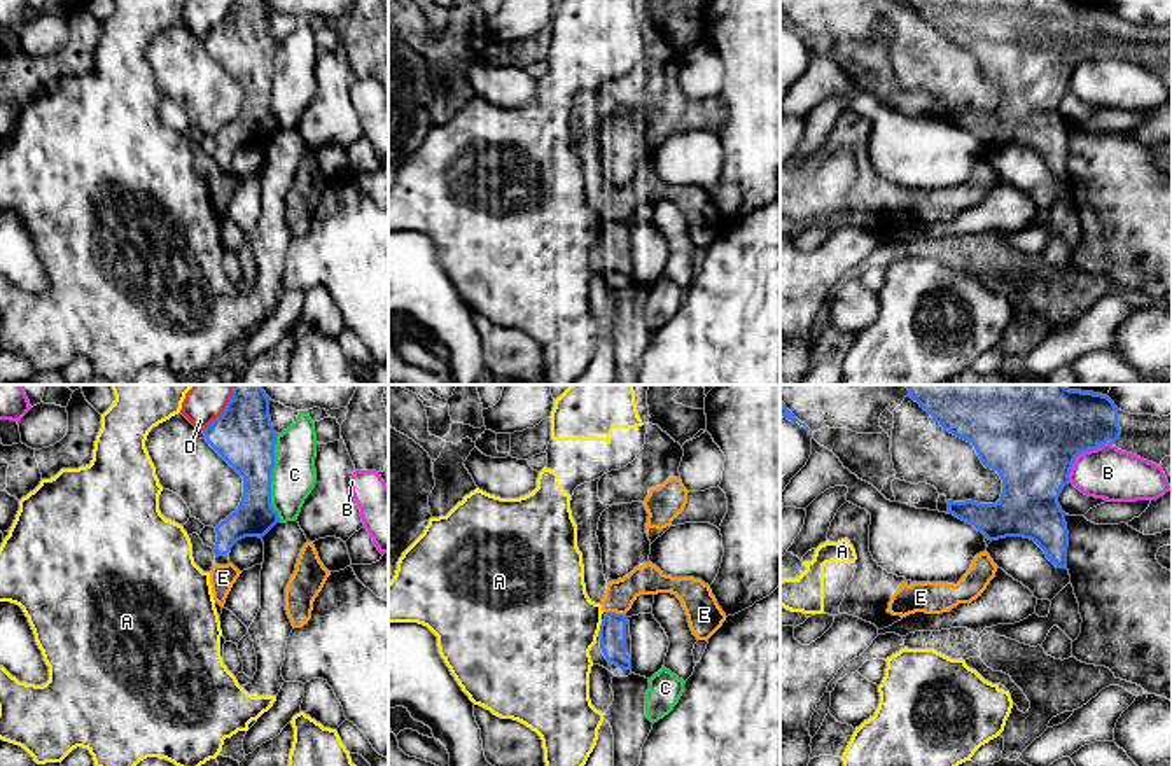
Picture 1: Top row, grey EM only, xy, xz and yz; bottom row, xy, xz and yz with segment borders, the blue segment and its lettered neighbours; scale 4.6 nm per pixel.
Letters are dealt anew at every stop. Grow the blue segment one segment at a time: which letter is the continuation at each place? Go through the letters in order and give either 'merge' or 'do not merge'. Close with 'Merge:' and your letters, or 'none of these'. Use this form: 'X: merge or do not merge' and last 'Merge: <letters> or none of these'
A: do not merge
B: do not merge
C: do not merge
D: do not merge
E: do not merge
Merge: none of these

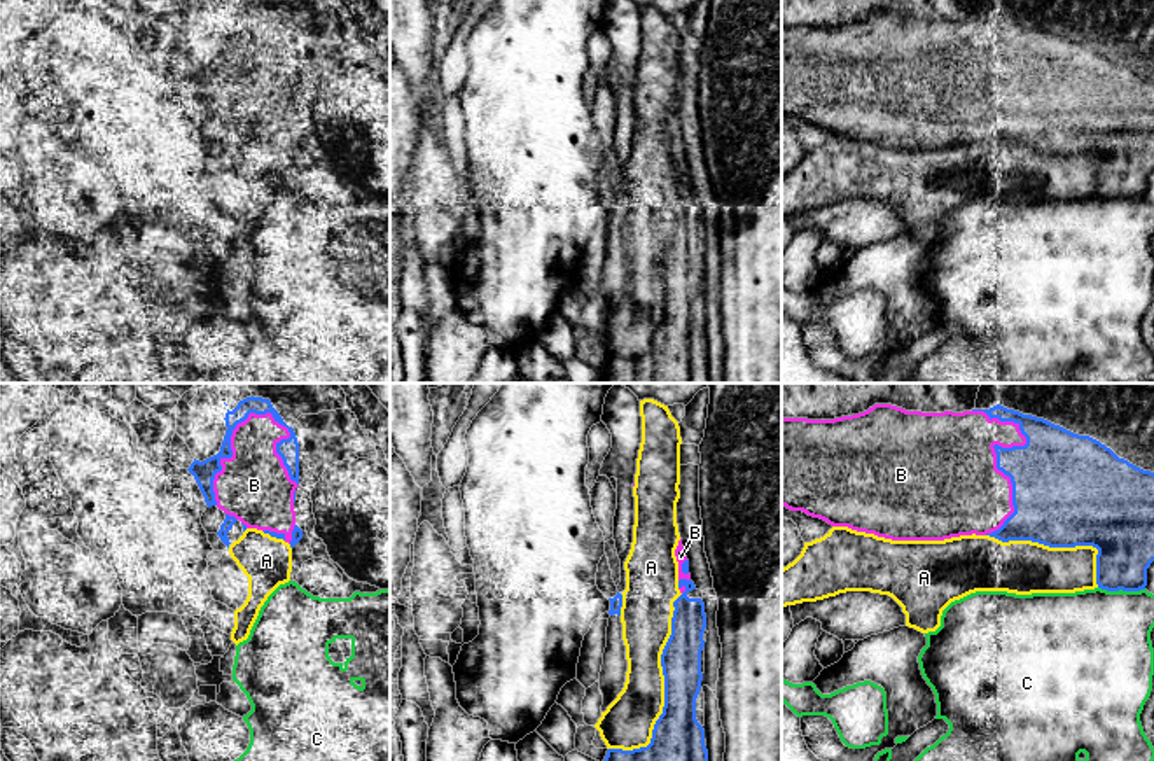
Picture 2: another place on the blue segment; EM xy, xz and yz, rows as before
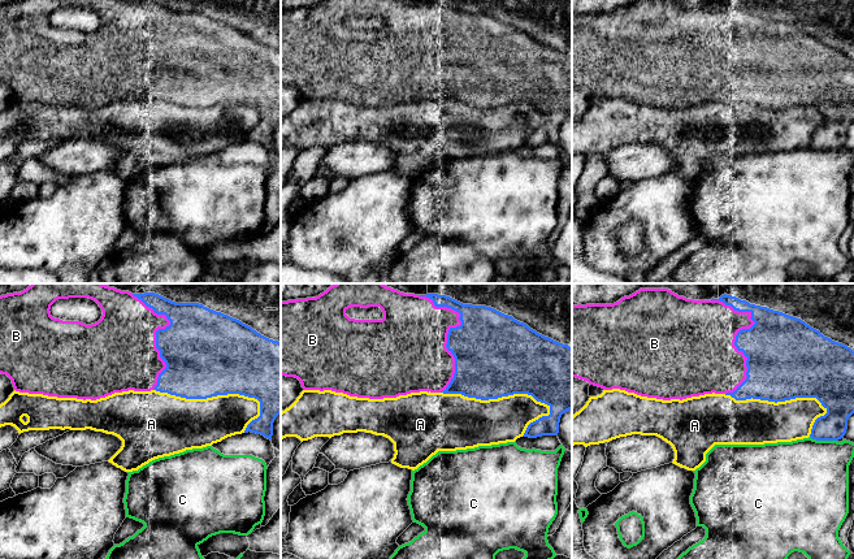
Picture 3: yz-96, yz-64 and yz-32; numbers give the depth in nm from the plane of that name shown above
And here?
A: do not merge
B: merge
C: do not merge
Merge: B

